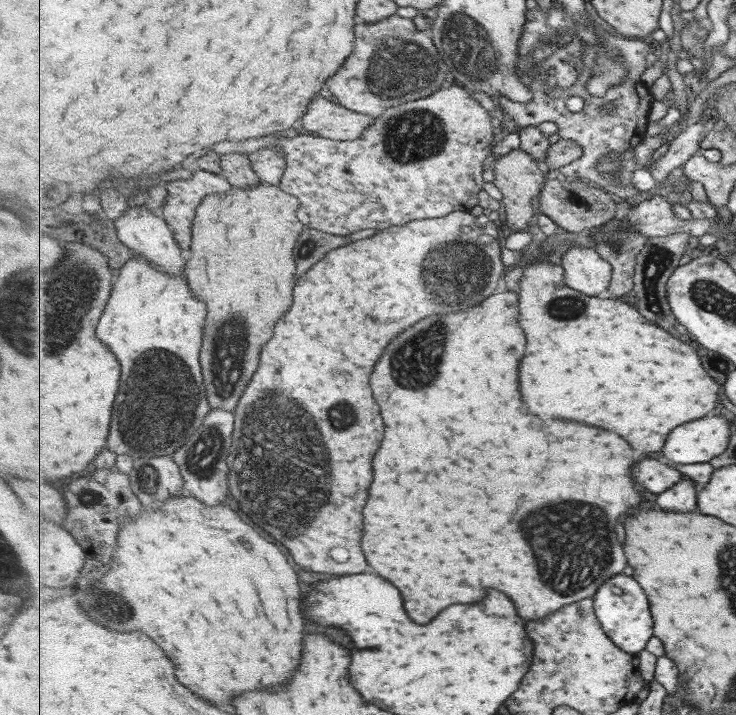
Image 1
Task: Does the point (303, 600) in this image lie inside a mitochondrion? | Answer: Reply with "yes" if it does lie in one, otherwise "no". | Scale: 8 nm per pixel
no

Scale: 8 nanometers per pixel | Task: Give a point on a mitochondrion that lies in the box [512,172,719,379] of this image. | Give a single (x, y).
(655, 263)

